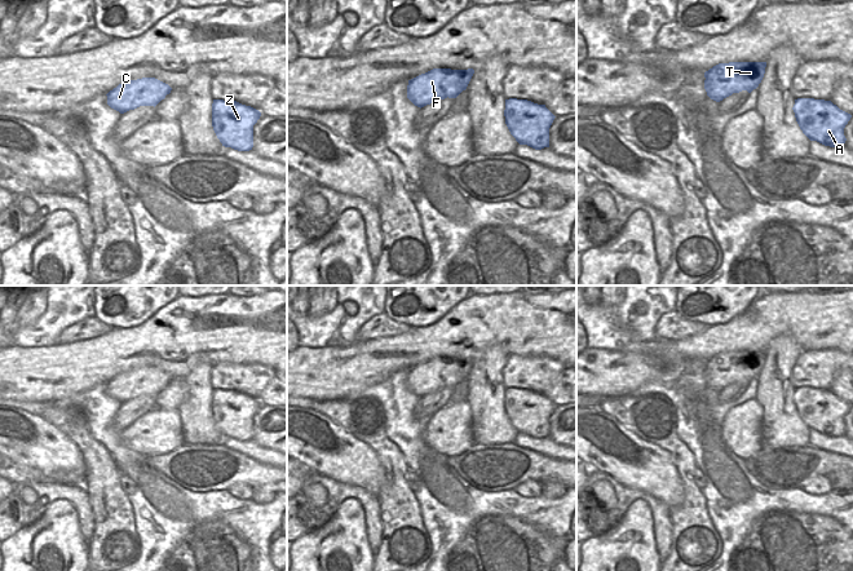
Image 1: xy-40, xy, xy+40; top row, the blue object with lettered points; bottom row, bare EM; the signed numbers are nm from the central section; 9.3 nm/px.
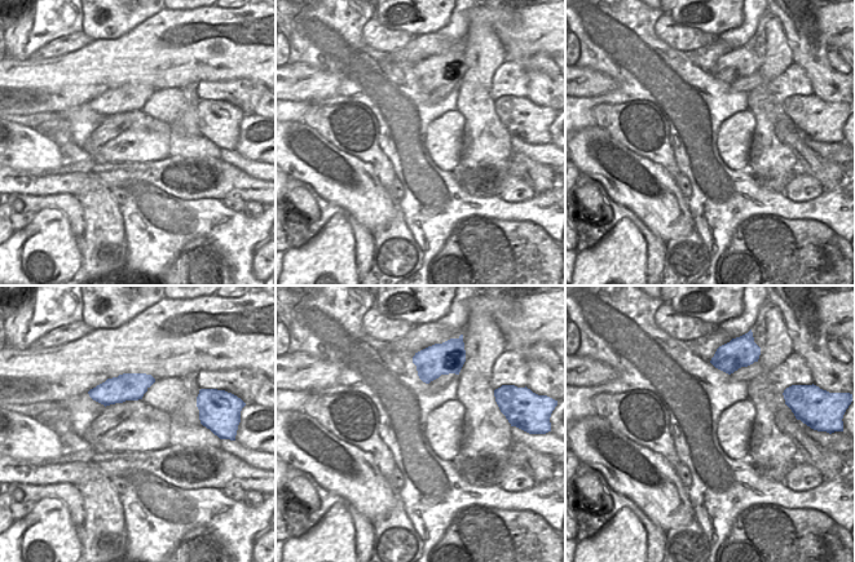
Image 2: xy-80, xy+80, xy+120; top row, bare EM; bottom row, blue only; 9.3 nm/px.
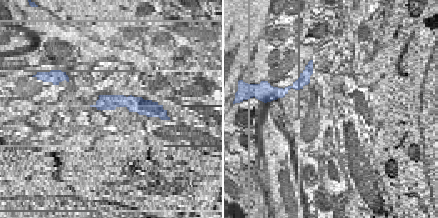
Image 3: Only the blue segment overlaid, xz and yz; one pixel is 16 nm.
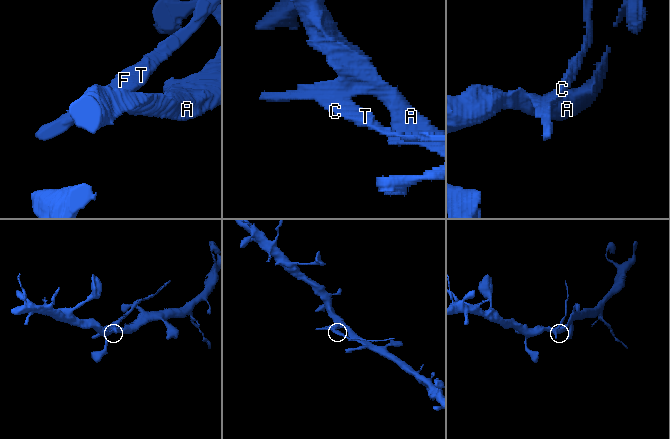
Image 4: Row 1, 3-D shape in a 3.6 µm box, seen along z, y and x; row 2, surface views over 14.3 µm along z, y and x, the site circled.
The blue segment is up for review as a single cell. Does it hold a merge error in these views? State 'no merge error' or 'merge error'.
merge error

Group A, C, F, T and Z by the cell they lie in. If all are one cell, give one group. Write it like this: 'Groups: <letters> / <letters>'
Groups: A C Z / F T

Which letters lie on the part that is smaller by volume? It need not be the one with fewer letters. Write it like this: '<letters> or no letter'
F, T

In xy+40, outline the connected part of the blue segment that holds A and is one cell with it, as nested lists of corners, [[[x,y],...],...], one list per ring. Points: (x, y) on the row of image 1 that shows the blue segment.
[[[797,98],[792,107],[803,133],[825,146],[841,147],[847,138],[844,128],[852,115],[840,110],[831,101]]]

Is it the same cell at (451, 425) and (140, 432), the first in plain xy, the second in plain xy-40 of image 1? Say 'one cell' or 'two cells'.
one cell

